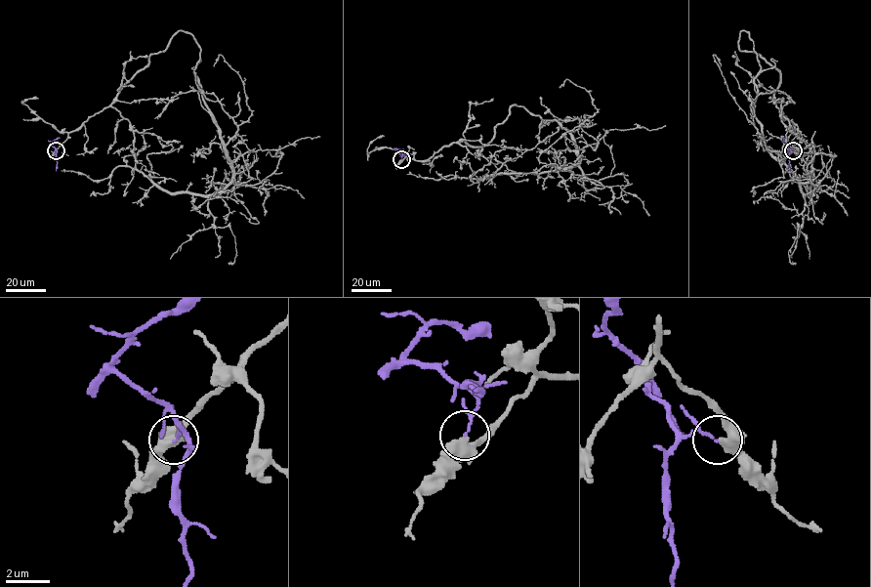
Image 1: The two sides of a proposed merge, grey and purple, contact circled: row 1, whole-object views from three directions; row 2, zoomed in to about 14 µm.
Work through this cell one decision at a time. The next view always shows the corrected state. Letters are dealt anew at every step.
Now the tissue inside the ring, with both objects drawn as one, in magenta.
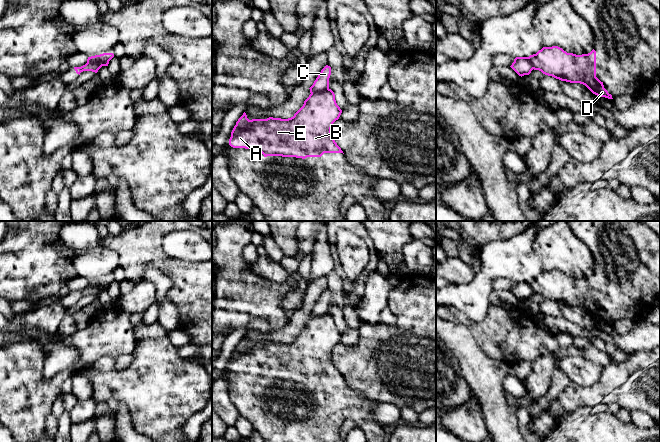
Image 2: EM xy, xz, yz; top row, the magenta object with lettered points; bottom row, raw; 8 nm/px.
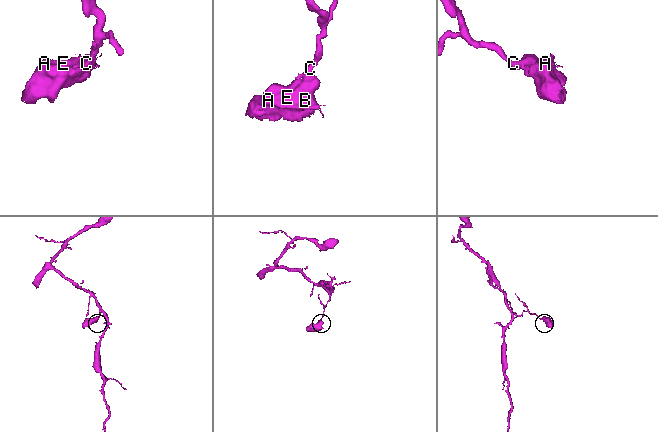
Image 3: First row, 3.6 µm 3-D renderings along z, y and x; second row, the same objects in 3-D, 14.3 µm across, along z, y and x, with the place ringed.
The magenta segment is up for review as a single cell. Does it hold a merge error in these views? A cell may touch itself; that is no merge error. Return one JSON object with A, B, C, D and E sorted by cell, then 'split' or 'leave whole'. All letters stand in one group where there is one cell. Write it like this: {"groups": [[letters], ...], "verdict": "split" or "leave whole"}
{"groups": [["A", "B", "D", "E"], ["C"]], "verdict": "split"}

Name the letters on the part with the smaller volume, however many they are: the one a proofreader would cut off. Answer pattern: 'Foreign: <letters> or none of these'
Foreign: A, B, D, E

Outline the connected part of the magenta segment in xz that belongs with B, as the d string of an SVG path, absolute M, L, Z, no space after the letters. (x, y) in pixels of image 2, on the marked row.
M331 89L311 93L304 101L303 106L294 114L293 117L288 119L269 117L267 119L249 120L244 112L236 122L236 125L231 132L229 145L233 148L245 148L258 151L262 153L264 157L282 156L305 159L307 157L321 157L324 153L343 153L331 135L332 125L339 119L341 113L342 110L337 105L335 94Z

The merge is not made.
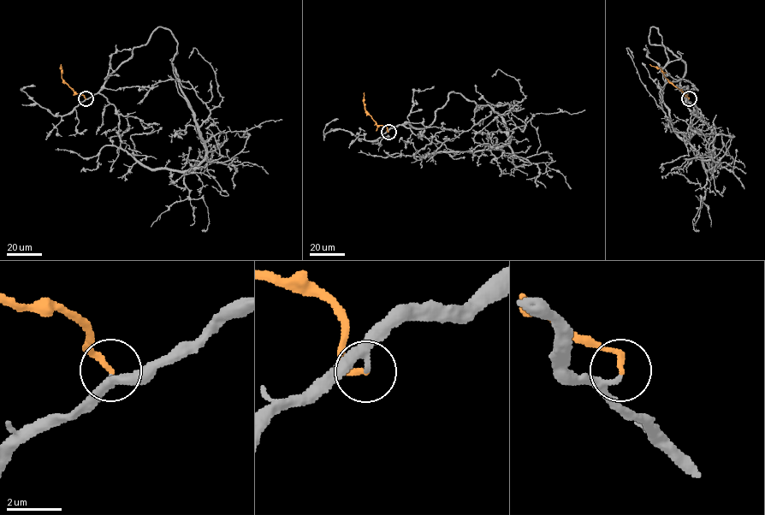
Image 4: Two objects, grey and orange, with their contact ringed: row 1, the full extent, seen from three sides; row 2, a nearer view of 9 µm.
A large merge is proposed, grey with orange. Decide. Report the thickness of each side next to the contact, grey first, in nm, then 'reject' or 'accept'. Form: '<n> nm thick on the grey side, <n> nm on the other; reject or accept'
180 nm thick on the grey side, 200 nm on the other; accept

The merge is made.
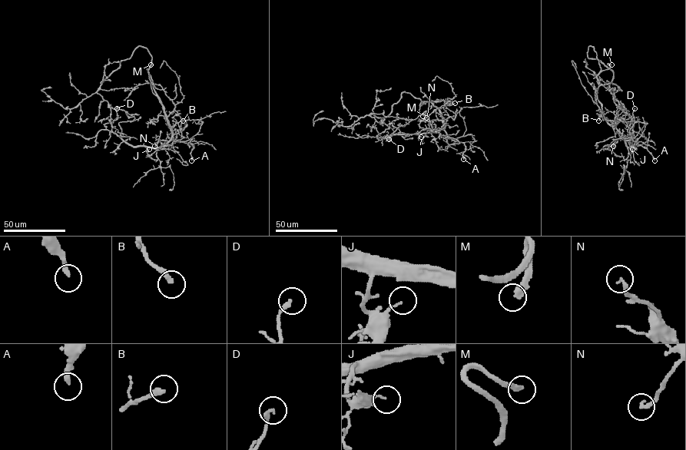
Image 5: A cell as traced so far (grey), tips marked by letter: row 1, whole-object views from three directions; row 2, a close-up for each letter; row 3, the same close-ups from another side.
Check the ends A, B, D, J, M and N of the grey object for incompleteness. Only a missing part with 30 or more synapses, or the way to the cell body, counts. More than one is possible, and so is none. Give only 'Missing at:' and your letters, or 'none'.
Missing at: M

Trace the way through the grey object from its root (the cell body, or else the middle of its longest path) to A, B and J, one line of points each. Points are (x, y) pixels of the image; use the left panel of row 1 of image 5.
A: (148, 72), (170, 127), (171, 138), (193, 146), (191, 160)
B: (148, 72), (164, 113), (167, 116), (175, 110), (183, 120)
J: (148, 72), (171, 134), (171, 137), (165, 144), (147, 147), (147, 150), (149, 149)

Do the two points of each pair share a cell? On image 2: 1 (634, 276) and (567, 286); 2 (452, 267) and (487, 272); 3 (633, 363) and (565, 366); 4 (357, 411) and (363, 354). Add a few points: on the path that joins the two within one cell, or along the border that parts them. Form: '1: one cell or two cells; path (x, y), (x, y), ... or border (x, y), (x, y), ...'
1: one cell; path (617, 286), (584, 286)
2: two cells; border (475, 274), (466, 283), (452, 283)
3: two cells; border (604, 367), (600, 379), (588, 387)
4: two cells; border (343, 378), (351, 388), (378, 403)

